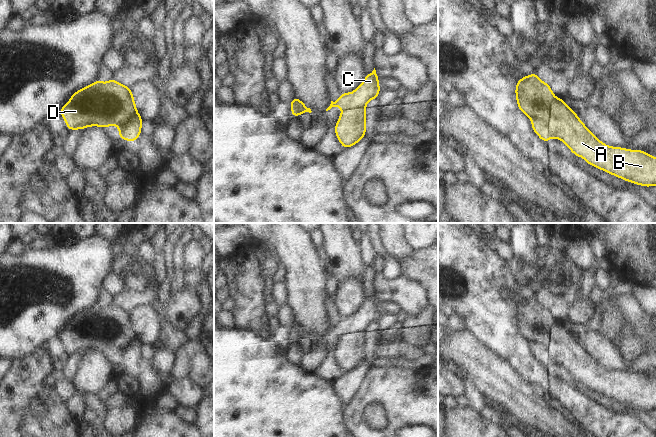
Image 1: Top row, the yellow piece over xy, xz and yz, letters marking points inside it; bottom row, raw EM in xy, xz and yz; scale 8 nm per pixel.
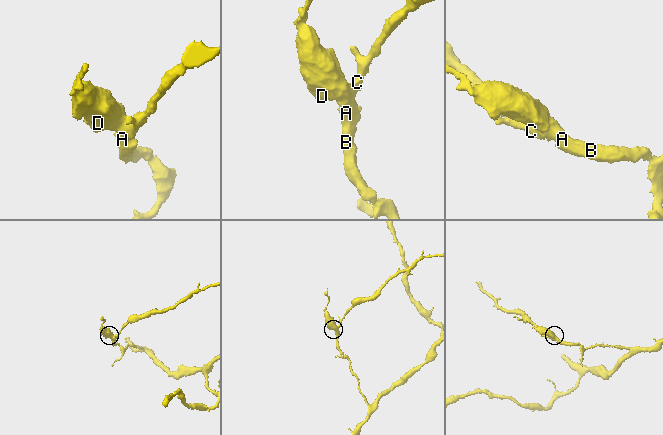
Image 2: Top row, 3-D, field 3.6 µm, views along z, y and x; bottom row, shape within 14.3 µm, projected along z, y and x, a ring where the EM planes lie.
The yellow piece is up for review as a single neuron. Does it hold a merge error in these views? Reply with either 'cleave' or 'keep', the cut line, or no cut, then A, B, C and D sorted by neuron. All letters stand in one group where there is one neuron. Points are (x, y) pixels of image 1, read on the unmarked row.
cleave; cut yz (531, 342), (544, 345), (552, 360); groups A B D / C

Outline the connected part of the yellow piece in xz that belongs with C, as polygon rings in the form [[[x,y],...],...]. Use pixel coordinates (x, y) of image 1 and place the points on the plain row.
[[[374,292],[356,314],[351,317],[341,317],[336,329],[345,333],[365,332],[371,323],[378,322],[380,316],[378,303]]]

